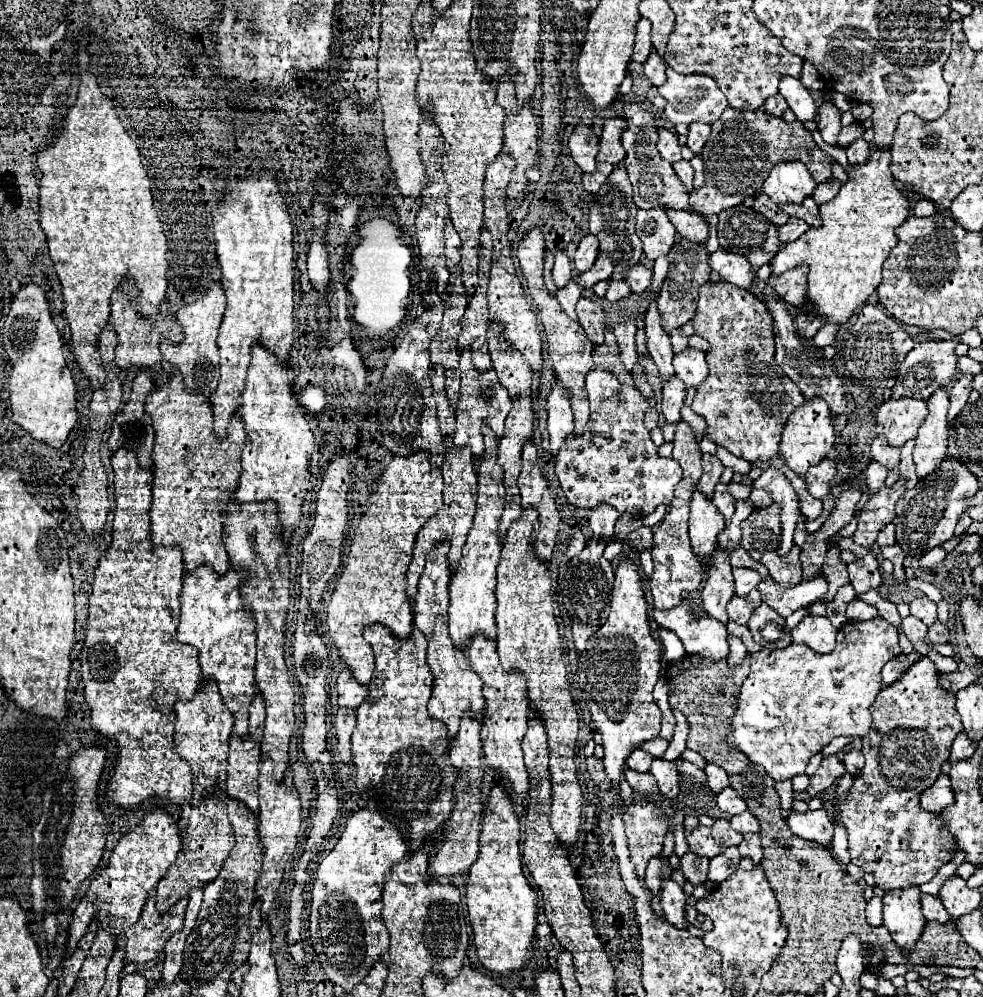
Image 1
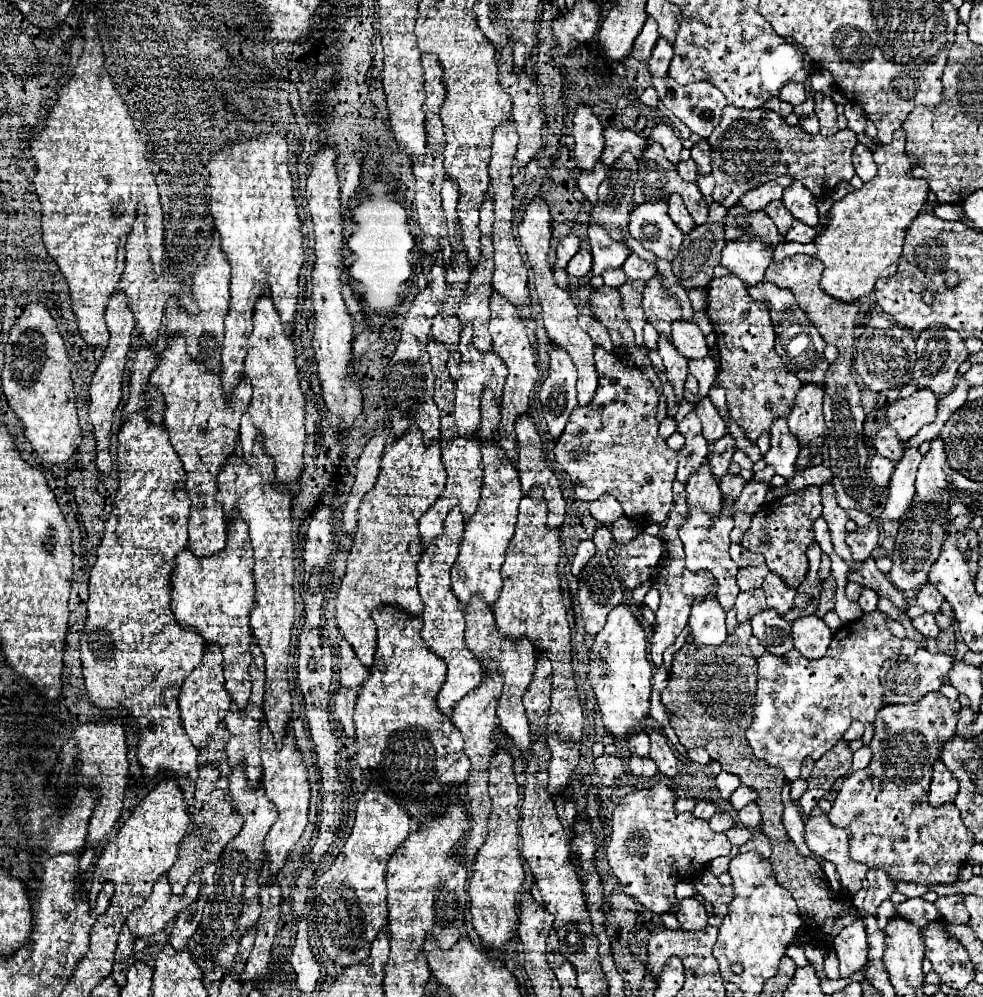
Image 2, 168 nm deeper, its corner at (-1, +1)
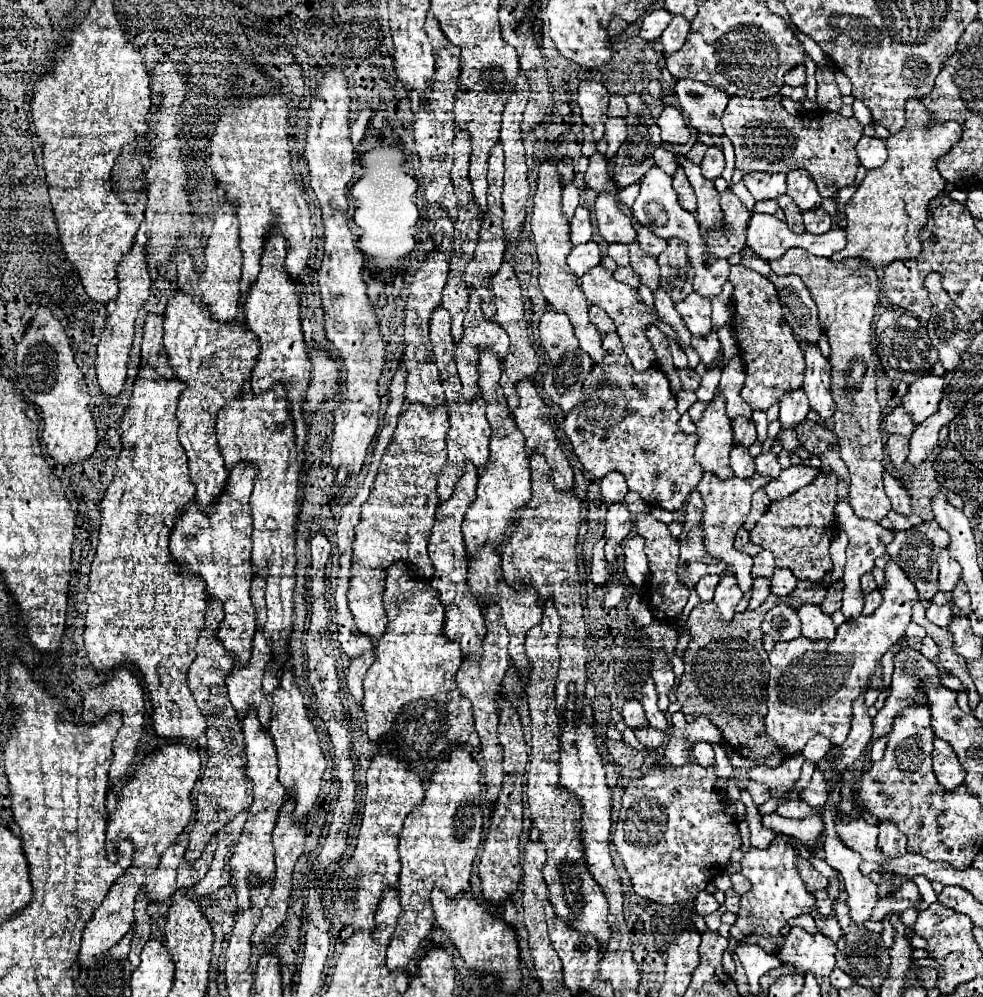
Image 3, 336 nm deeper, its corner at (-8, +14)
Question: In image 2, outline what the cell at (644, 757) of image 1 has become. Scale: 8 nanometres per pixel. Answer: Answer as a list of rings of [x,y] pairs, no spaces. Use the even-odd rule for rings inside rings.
[[[640,732],[640,734],[634,734],[632,738],[628,738],[628,746],[630,746],[630,752],[640,756],[640,758],[648,758],[648,750],[650,750],[650,738],[646,732]]]

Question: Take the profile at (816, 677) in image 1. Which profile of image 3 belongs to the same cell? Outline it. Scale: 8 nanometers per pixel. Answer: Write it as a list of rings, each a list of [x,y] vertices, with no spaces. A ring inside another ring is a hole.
[[[887,559],[885,585],[879,591],[883,595],[879,609],[869,617],[861,615],[855,621],[845,621],[837,629],[835,639],[811,641],[801,635],[795,641],[777,643],[769,653],[769,713],[765,727],[779,747],[801,753],[813,735],[825,735],[833,745],[841,745],[847,739],[853,699],[865,691],[867,679],[871,679],[873,687],[881,685],[881,657],[905,637],[913,601],[919,599],[915,585],[893,559]]]

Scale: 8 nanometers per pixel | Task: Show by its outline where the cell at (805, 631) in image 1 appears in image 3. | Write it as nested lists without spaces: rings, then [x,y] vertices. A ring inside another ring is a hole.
[[[803,605],[799,607],[799,619],[803,623],[803,635],[817,641],[817,639],[833,639],[835,627],[829,615],[825,615],[817,605]]]

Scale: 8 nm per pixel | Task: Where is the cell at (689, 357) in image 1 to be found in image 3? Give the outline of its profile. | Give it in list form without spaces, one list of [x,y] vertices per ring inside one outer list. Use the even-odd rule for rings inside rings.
[[[693,291],[689,297],[675,303],[675,309],[681,313],[687,329],[693,335],[705,337],[711,331],[711,301],[707,297]]]

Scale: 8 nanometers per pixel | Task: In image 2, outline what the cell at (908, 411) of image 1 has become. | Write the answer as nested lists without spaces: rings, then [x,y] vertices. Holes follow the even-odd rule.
[[[918,390],[908,398],[900,398],[886,408],[888,424],[898,432],[898,440],[906,442],[924,424],[936,418],[938,398],[930,390]]]

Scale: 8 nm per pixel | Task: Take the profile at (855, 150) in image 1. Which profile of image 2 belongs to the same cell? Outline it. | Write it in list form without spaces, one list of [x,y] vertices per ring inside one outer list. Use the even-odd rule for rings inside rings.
[[[858,144],[854,148],[854,154],[852,154],[852,162],[854,162],[854,168],[856,168],[856,174],[868,182],[870,178],[876,176],[876,164],[872,160],[872,152],[870,148],[866,148],[864,144]]]

